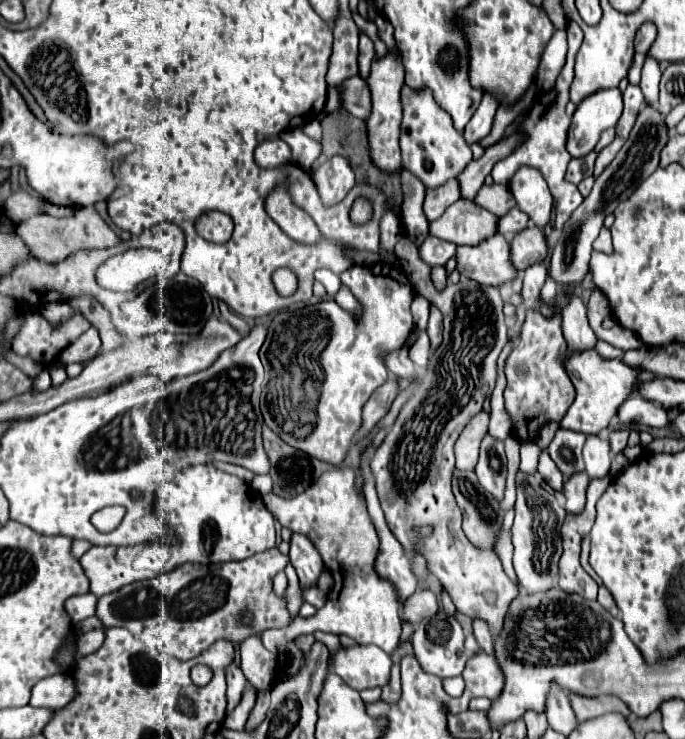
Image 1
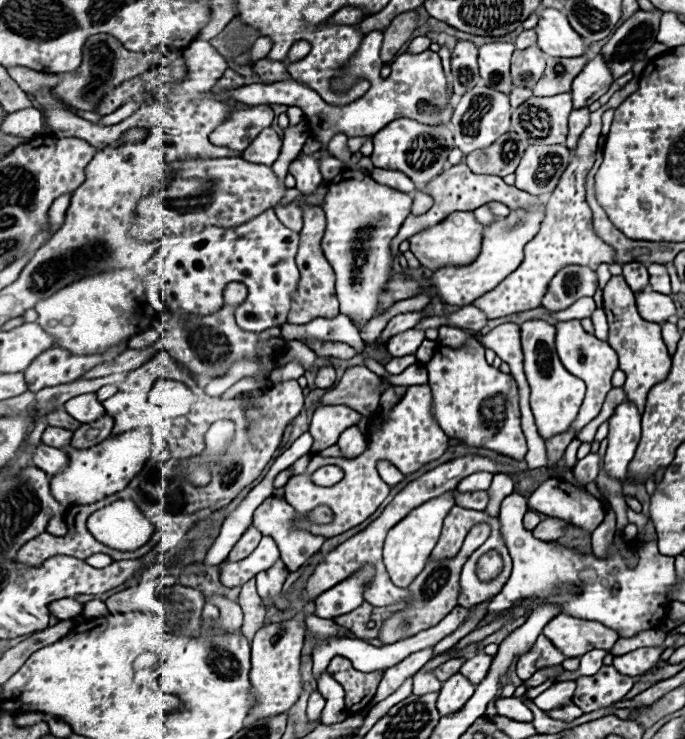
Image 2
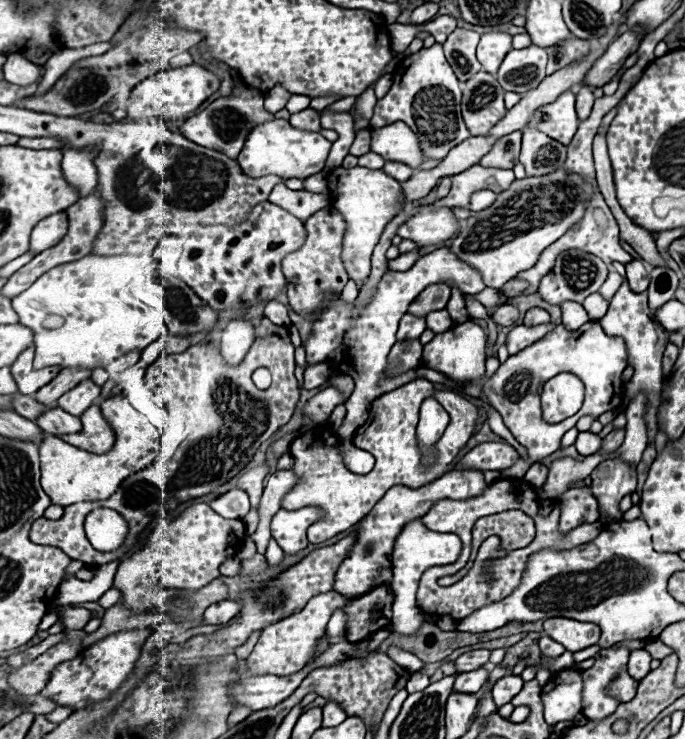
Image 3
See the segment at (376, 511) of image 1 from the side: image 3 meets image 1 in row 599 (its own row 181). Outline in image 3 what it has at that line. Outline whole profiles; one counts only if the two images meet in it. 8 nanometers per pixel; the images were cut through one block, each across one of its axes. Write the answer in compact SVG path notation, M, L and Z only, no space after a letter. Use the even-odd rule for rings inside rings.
M386 162L382 170L386 170L386 174L390 174L392 178L398 178L398 182L406 182L406 178L410 178L414 174L412 168L408 168L406 164L400 164L400 162Z

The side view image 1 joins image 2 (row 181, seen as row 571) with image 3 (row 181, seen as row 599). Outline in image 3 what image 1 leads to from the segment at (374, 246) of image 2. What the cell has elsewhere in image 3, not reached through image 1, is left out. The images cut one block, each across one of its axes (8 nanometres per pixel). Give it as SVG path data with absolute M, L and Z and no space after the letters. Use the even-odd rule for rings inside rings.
M334 168L328 176L328 190L332 196L332 206L342 214L346 222L344 232L344 246L342 246L342 262L346 268L346 274L350 280L354 280L358 286L364 284L364 280L370 274L370 256L374 246L378 244L378 238L382 236L382 230L394 218L404 206L404 194L402 184L388 176L384 170L370 170L370 168Z

